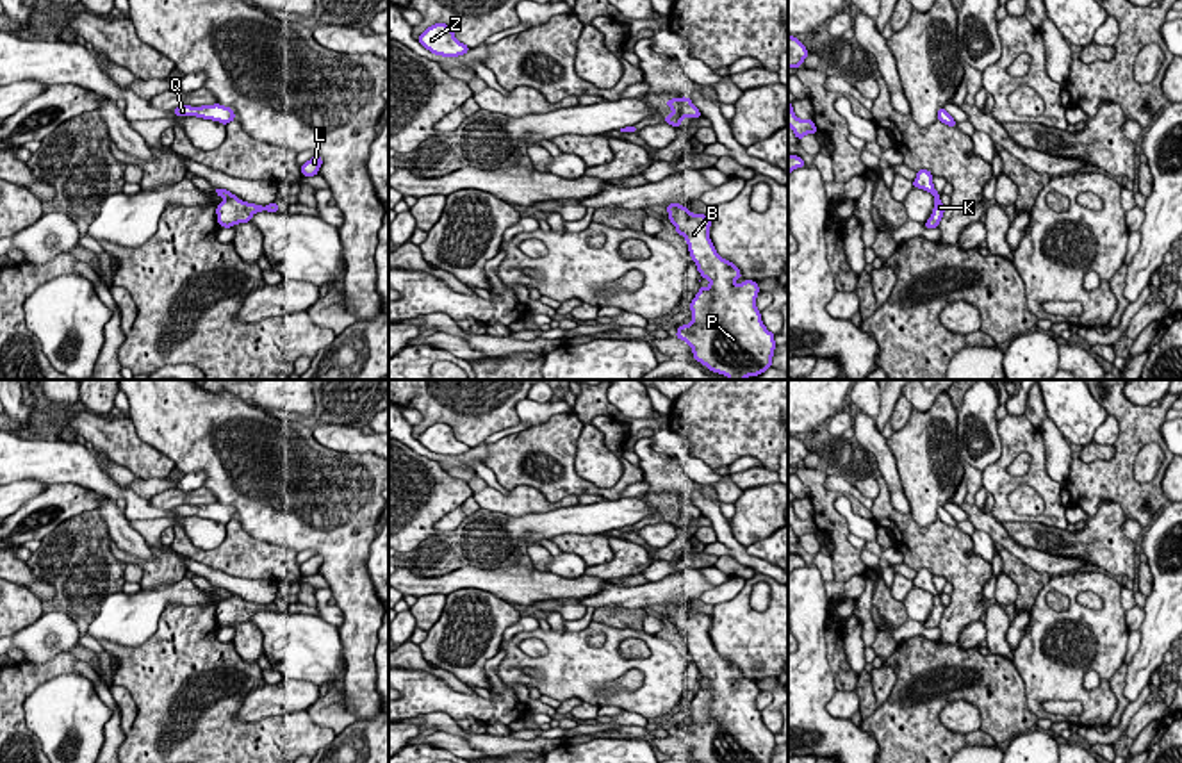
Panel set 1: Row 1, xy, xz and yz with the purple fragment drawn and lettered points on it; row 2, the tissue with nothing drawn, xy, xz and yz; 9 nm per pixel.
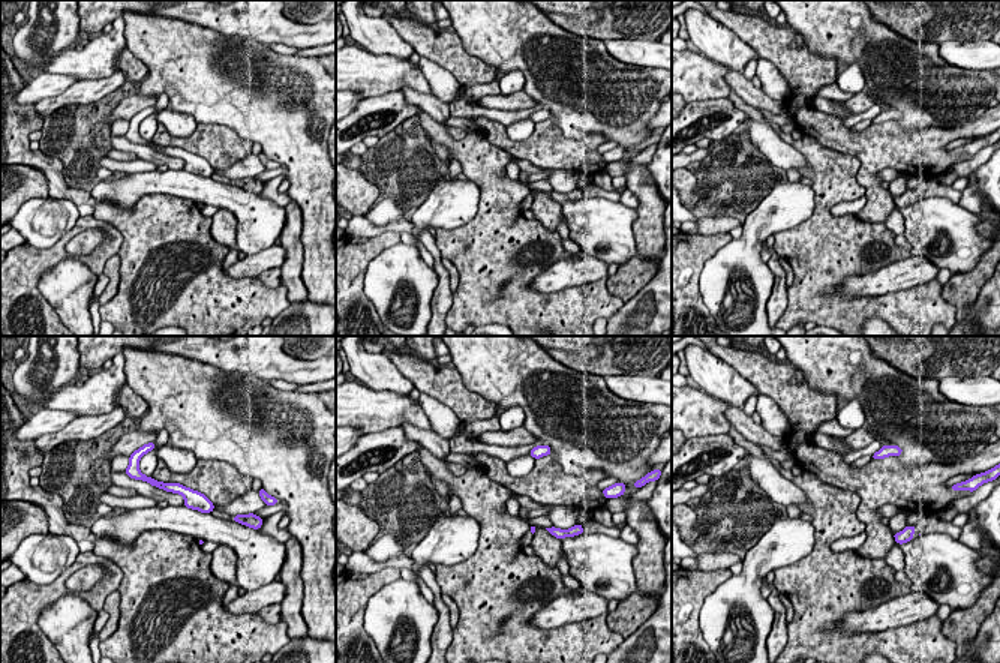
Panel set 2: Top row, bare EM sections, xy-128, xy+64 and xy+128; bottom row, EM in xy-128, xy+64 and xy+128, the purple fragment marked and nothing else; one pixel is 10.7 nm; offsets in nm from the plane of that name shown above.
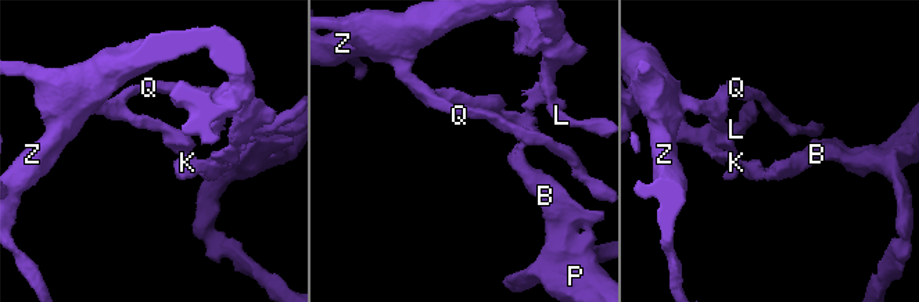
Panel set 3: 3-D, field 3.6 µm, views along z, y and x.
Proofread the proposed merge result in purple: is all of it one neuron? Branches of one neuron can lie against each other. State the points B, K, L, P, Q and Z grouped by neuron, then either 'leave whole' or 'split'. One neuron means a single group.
B K L P / Q Z | split

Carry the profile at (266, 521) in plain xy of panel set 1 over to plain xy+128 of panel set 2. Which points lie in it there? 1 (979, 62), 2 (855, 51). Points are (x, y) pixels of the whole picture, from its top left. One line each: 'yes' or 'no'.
1: no
2: yes

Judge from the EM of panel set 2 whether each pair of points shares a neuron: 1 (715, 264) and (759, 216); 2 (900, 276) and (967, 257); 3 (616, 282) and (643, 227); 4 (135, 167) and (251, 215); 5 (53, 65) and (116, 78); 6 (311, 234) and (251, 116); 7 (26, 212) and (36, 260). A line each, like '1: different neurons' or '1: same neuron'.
1: same neuron
2: different neurons
3: different neurons
4: different neurons
5: different neurons
6: same neuron
7: different neurons

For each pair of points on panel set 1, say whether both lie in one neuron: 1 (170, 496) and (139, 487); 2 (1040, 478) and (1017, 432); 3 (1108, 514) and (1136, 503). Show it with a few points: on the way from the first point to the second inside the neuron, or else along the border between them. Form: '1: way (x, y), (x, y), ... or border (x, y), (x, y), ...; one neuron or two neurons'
1: border (175, 487), (159, 491), (148, 500); two neurons
2: way (1036, 467), (1036, 451), (1027, 443); one neuron
3: border (1090, 516), (1102, 501), (1115, 501), (1127, 517); two neurons

